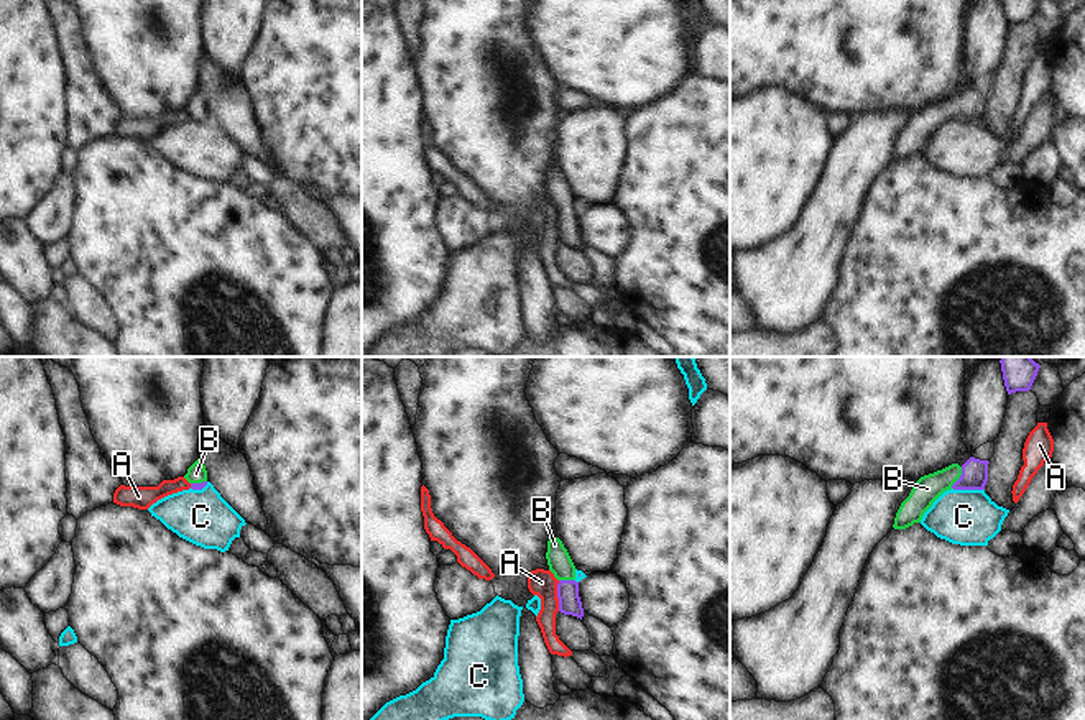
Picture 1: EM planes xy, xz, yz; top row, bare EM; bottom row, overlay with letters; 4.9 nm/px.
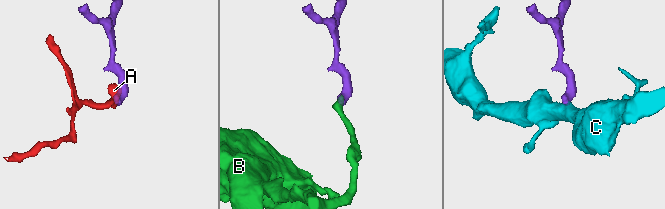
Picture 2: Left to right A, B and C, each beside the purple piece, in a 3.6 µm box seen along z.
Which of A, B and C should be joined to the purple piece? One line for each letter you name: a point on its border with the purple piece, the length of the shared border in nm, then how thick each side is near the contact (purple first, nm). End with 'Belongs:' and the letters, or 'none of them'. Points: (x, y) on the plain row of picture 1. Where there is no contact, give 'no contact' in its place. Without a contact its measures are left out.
B: yz (960, 109) | 120 nm | 130/140 nm
Belongs: B

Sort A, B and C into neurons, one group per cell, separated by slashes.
A / B / C

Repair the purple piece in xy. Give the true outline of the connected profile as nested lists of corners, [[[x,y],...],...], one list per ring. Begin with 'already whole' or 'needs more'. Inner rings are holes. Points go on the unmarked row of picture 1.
needs more; [[[197,90],[189,100],[184,110],[191,115],[192,122],[202,122],[207,117],[207,102],[201,90]]]

